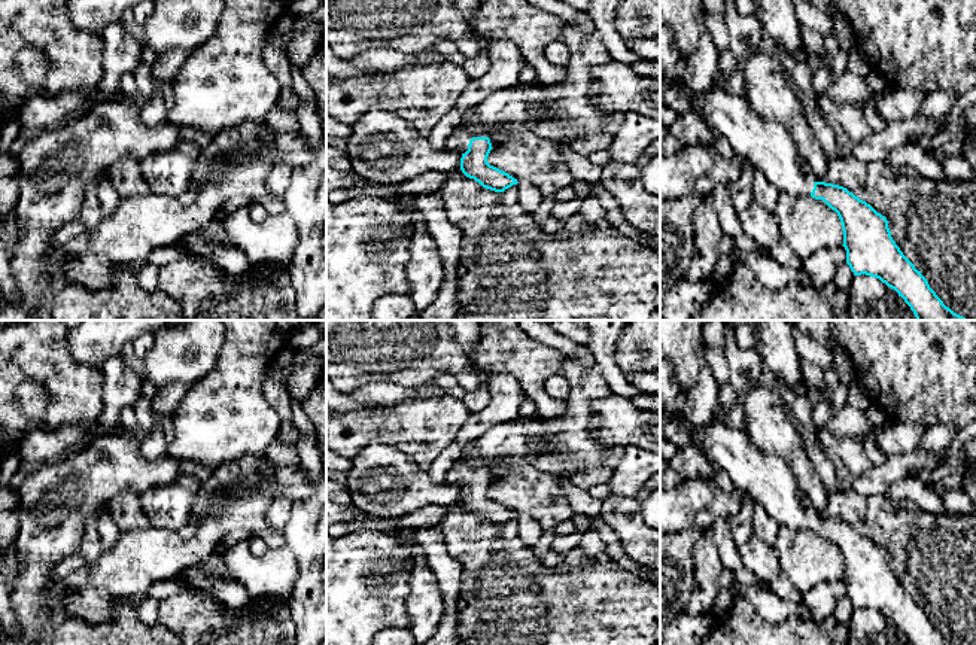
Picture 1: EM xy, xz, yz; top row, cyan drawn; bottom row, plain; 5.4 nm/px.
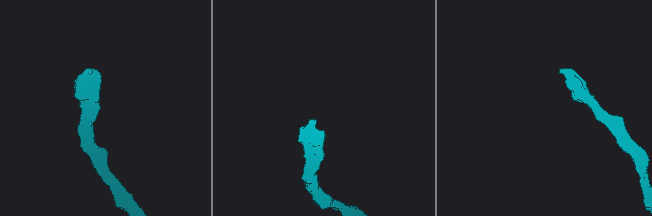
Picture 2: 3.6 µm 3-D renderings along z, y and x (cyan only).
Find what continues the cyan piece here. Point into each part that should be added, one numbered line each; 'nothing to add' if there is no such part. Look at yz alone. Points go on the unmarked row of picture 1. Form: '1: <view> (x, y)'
1: yz (762, 475)

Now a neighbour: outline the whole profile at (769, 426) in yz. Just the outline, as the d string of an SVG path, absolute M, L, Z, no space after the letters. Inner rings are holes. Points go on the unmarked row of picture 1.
M755 386L739 396L750 441L778 456L794 474L799 486L820 515L824 515L828 496L814 465L805 453L808 436L802 432L776 389Z

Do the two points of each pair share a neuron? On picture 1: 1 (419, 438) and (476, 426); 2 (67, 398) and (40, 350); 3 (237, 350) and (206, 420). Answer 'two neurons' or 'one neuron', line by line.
1: two neurons
2: one neuron
3: one neuron

